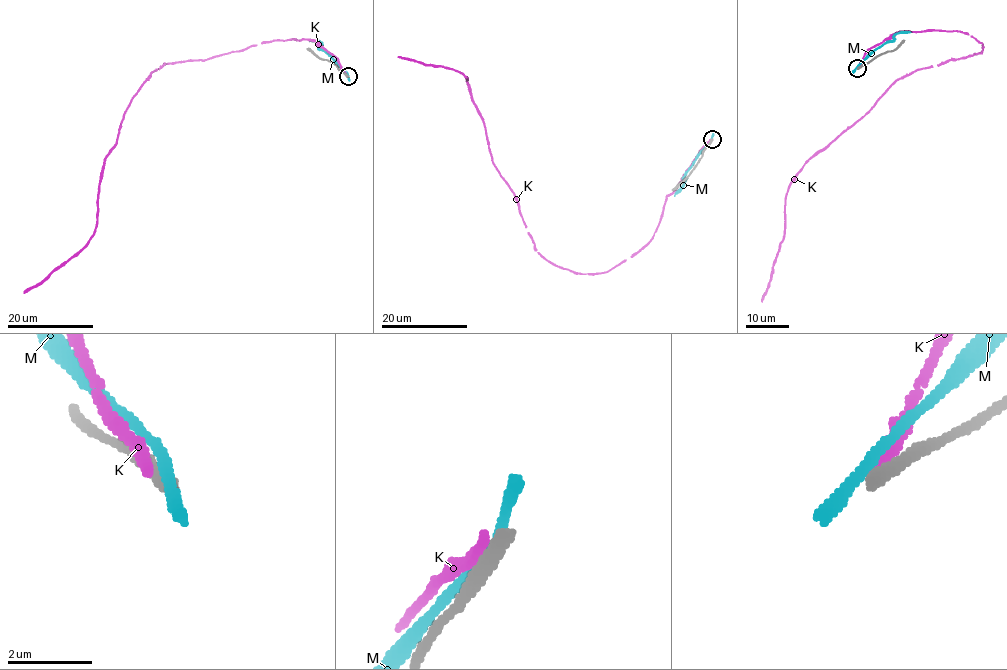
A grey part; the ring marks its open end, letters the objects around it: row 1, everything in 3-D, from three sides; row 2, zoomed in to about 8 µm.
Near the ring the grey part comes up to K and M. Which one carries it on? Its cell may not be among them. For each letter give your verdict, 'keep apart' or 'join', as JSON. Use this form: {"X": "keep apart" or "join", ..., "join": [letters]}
{"K": "keep apart", "M": "keep apart", "join": []}

